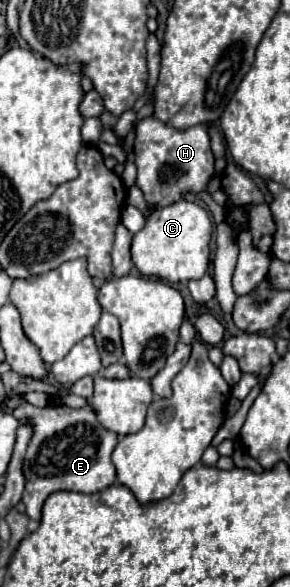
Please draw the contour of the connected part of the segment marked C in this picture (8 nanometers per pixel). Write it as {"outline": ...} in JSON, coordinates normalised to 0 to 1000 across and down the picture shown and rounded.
{"outline":[[[617,341],[590,351],[534,354],[507,371],[493,392],[459,402],[452,443],[466,457],[507,474],[548,474],[583,484],[679,477],[721,457],[728,392],[734,385],[721,365],[672,344]]]}

